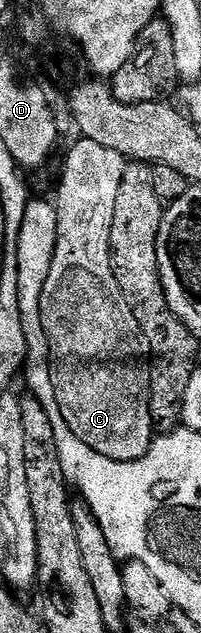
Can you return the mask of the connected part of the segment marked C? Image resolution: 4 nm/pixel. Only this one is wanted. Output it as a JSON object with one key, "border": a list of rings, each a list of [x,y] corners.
{"border":[[[85,139],[78,142],[66,153],[66,166],[62,169],[62,178],[58,181],[58,234],[56,235],[56,255],[52,259],[52,271],[48,271],[48,279],[44,282],[44,295],[40,295],[40,319],[44,319],[44,335],[48,335],[48,347],[50,348],[50,366],[52,367],[52,387],[56,387],[56,403],[60,403],[60,411],[64,419],[68,419],[68,427],[92,451],[100,451],[100,455],[108,455],[108,459],[117,461],[135,461],[140,459],[150,450],[150,444],[154,442],[156,430],[154,420],[150,414],[150,371],[144,364],[142,366],[142,353],[144,357],[144,345],[140,340],[138,320],[132,315],[132,307],[128,299],[124,299],[124,291],[120,291],[120,283],[116,283],[116,275],[110,258],[110,236],[112,235],[112,219],[116,215],[116,195],[120,191],[120,179],[124,179],[128,161],[116,151],[108,147],[100,147],[100,143],[92,143]]]}

